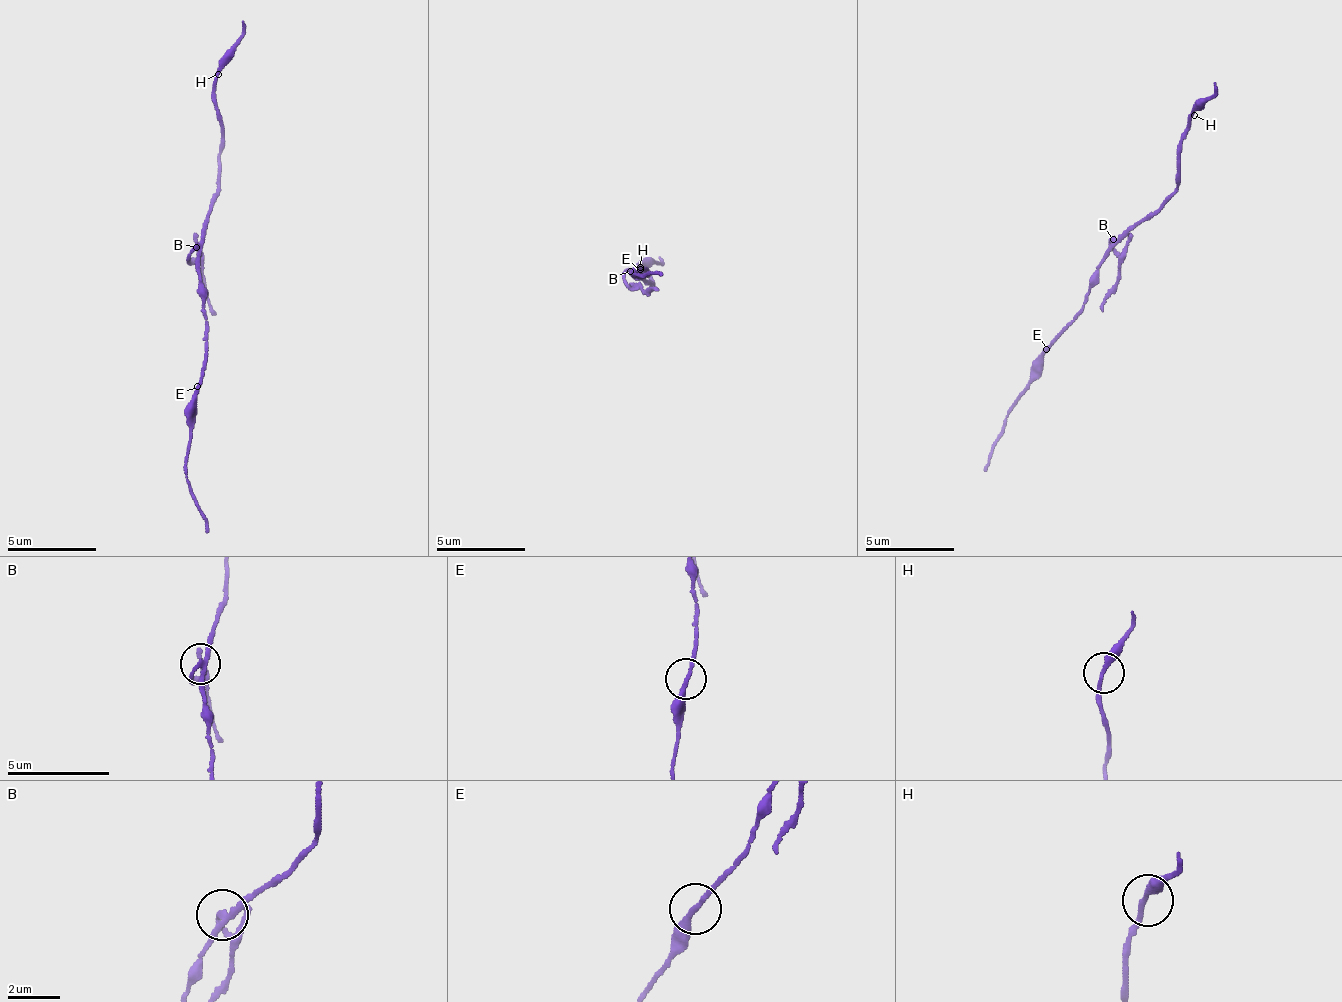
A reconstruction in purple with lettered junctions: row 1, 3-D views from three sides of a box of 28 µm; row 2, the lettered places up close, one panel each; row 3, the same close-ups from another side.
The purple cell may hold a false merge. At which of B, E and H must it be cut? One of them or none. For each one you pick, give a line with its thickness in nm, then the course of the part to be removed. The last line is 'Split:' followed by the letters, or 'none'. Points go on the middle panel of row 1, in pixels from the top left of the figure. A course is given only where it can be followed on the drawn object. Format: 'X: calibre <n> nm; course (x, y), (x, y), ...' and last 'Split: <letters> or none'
B: calibre 180 nm; course (629, 271), (626, 274), (637, 291), (658, 287)
Split: B

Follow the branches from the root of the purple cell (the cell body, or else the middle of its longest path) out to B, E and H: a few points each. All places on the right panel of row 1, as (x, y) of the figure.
B: (1097, 265), (1106, 256), (1114, 238)
E: (1097, 265), (1097, 281), (1088, 289), (1088, 301), (1084, 309), (1046, 349)
H: (1097, 265), (1128, 225), (1158, 210), (1176, 191), (1176, 147), (1180, 133), (1194, 115)

